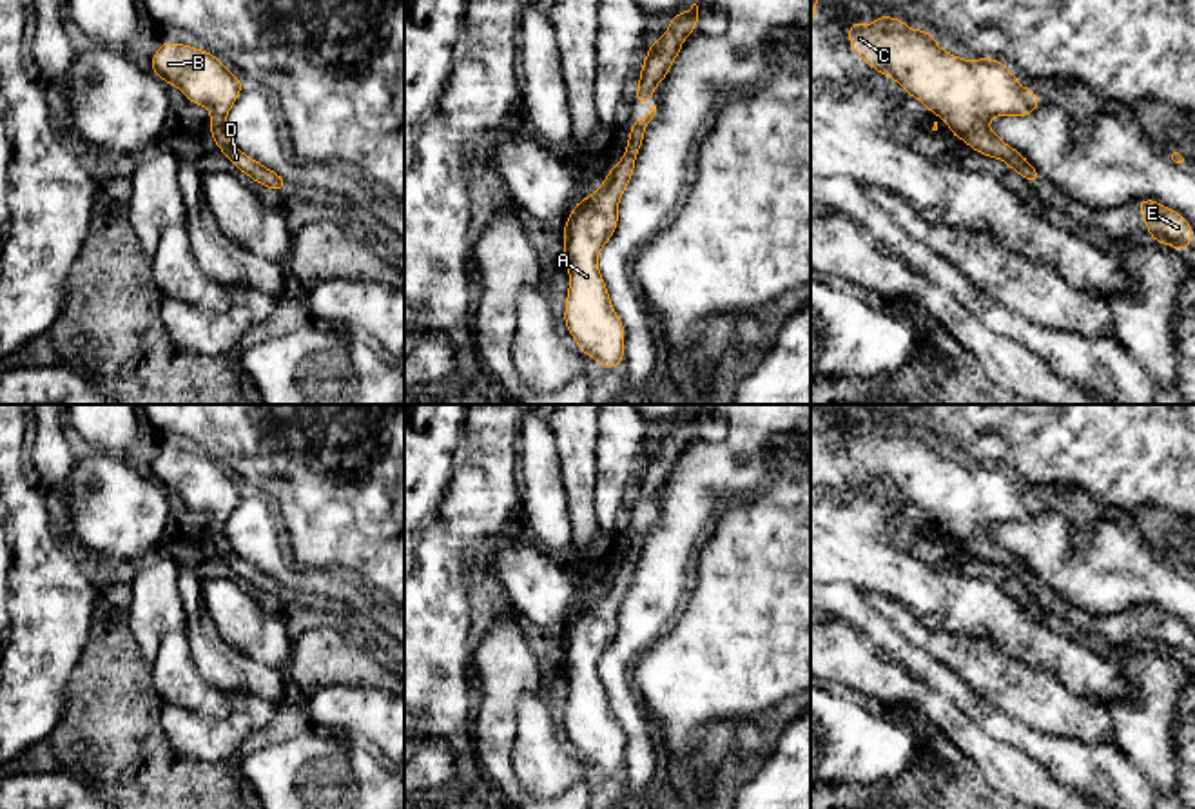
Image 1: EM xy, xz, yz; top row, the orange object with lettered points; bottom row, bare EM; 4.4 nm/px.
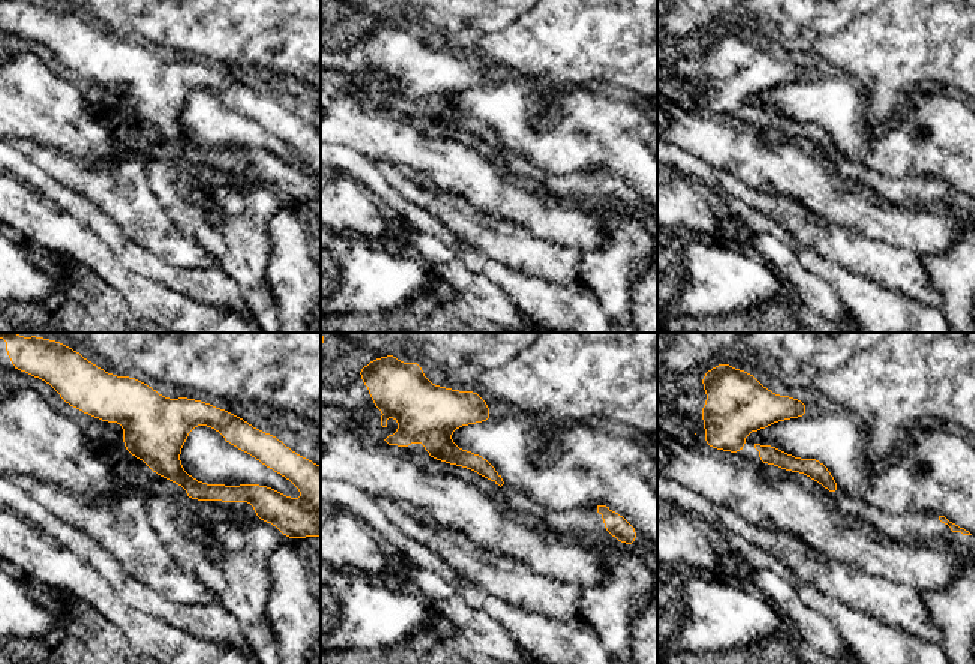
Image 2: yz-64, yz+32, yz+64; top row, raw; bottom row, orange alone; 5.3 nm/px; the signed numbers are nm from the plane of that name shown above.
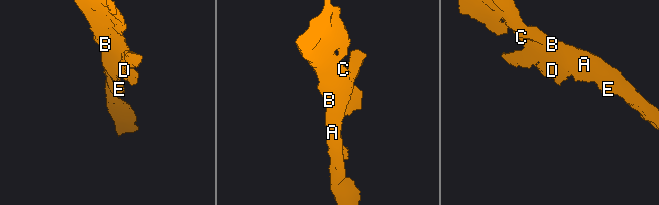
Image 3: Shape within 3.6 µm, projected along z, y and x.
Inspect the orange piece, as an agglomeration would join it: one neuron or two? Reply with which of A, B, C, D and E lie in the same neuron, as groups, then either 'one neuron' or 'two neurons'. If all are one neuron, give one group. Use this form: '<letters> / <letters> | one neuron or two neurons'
A B C D E | one neuron

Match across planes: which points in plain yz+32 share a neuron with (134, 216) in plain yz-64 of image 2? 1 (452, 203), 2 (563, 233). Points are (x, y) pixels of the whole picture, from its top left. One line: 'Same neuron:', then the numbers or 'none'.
Same neuron: 1

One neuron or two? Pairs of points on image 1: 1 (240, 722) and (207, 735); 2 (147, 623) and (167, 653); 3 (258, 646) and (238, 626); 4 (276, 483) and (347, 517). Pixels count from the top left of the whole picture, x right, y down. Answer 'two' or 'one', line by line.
1: one
2: two
3: one
4: one

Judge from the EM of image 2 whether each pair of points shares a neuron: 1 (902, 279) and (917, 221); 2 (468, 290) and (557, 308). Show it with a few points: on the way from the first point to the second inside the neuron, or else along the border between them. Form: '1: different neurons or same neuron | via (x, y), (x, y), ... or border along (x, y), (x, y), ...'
1: different neurons | border along (875, 240), (909, 249), (920, 257)
2: different neurons | border along (480, 275), (491, 279), (527, 317)

